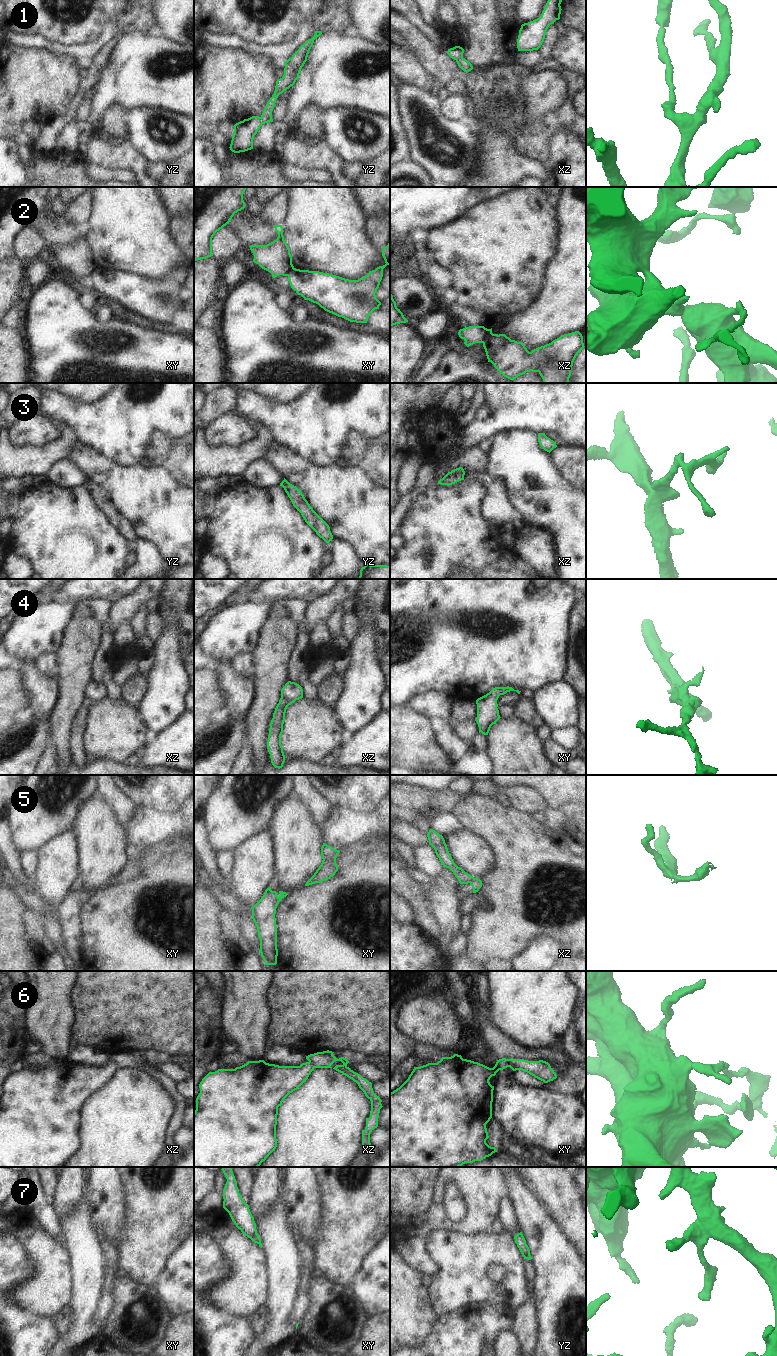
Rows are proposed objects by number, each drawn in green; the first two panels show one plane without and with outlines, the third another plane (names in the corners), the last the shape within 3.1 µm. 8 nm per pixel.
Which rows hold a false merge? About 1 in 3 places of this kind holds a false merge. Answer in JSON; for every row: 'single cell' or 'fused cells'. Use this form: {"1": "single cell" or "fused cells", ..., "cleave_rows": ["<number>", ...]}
{"1": "single cell", "2": "fused cells", "3": "single cell", "4": "single cell", "5": "fused cells", "6": "fused cells", "7": "single cell", "cleave_rows": ["2", "5", "6"]}

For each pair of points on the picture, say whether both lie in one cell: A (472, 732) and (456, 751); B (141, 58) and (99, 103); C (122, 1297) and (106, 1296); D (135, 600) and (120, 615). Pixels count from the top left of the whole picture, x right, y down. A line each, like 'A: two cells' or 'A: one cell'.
A: two cells
B: one cell
C: two cells
D: one cell

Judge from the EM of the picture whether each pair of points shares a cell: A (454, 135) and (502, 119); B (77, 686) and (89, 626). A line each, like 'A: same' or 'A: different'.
A: different
B: same

